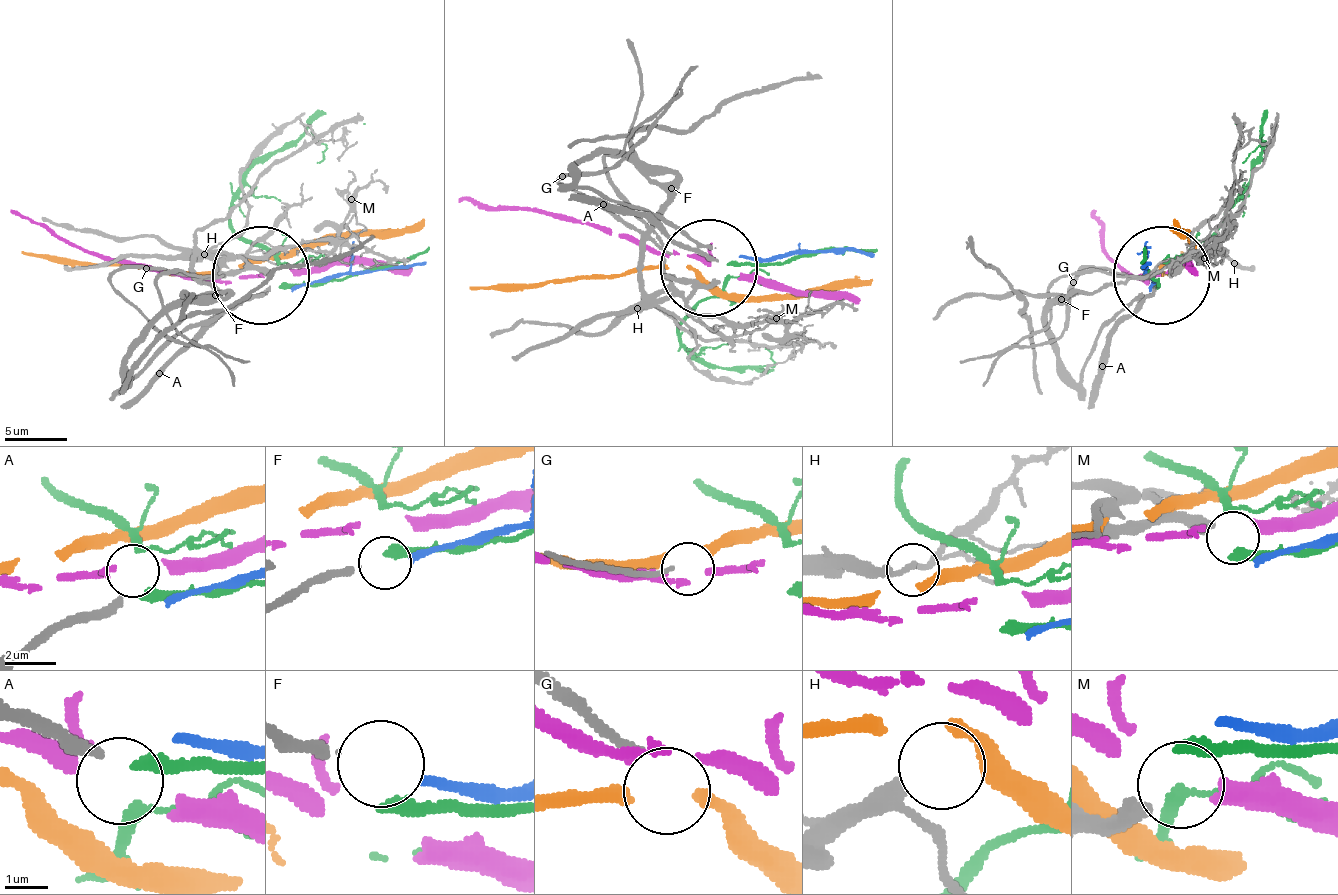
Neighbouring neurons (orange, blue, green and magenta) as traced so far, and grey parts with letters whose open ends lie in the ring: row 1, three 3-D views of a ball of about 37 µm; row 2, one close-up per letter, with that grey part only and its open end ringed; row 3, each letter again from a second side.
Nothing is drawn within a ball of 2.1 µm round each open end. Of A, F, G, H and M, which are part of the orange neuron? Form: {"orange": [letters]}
{"orange": ["G"]}

